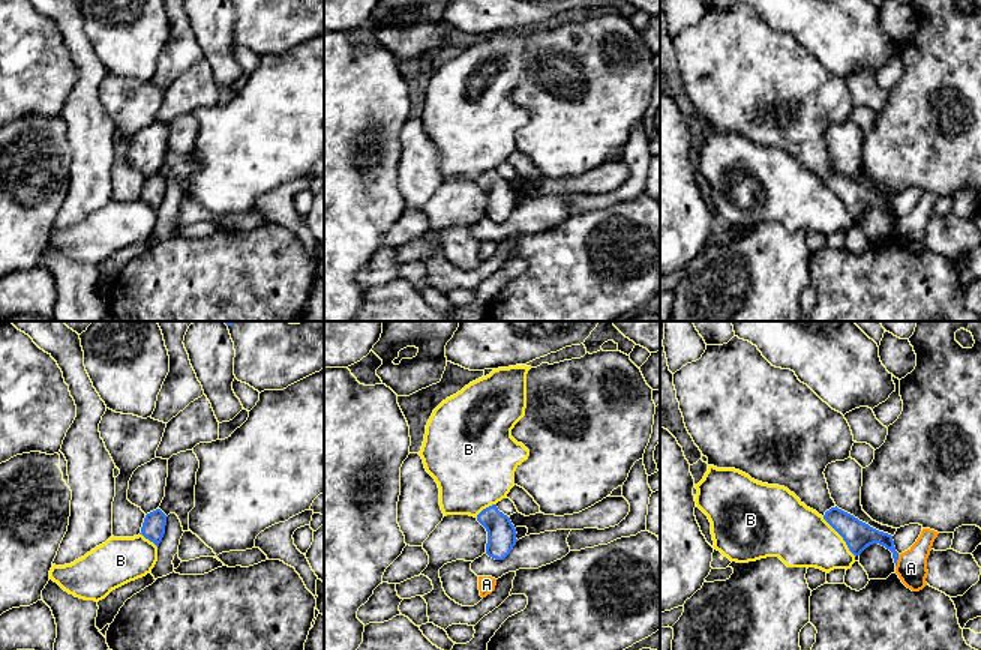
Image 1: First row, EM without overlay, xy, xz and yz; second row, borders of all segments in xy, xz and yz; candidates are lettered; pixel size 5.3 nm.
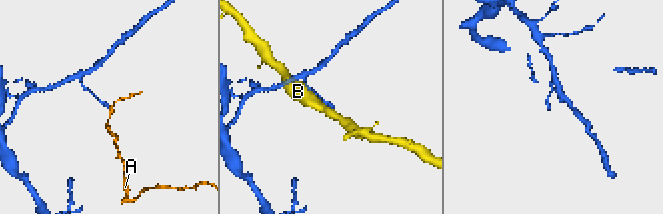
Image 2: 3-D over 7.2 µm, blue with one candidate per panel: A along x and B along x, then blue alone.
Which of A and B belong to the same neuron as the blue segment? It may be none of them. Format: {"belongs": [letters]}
{"belongs": []}

